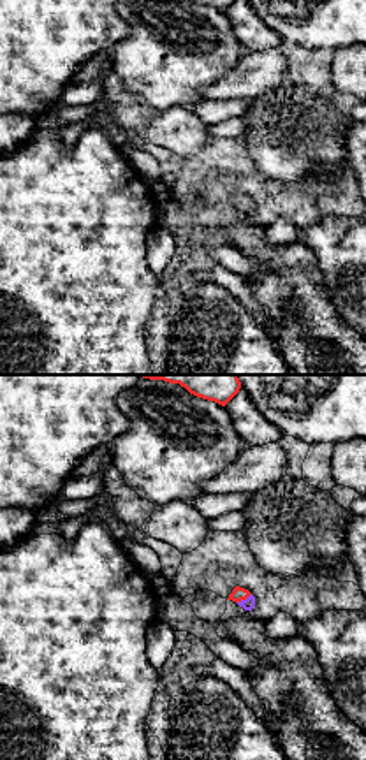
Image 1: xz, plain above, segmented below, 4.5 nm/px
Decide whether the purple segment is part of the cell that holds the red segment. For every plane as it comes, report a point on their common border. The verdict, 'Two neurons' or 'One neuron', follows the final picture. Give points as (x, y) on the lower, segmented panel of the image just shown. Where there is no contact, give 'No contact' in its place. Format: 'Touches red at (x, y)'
Touches red at (243, 599)

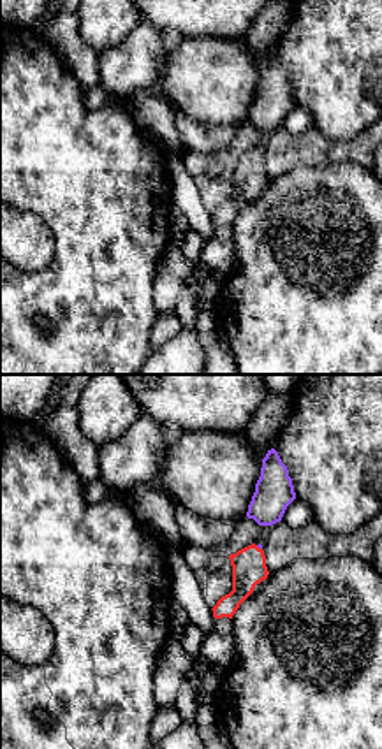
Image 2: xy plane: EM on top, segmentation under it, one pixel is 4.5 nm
Touches red at (257, 547)

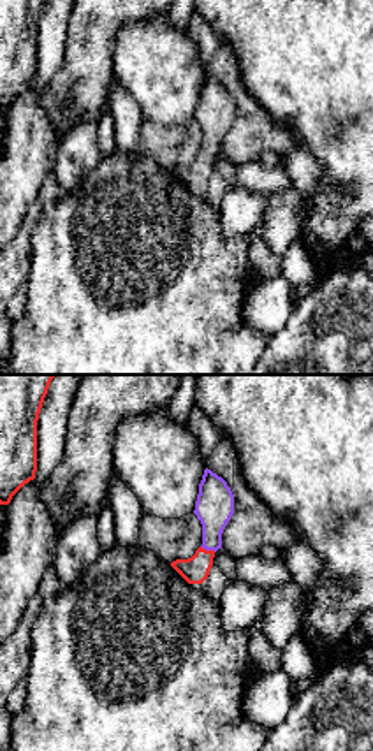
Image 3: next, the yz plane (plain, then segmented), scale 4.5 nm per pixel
Touches red at (208, 551)

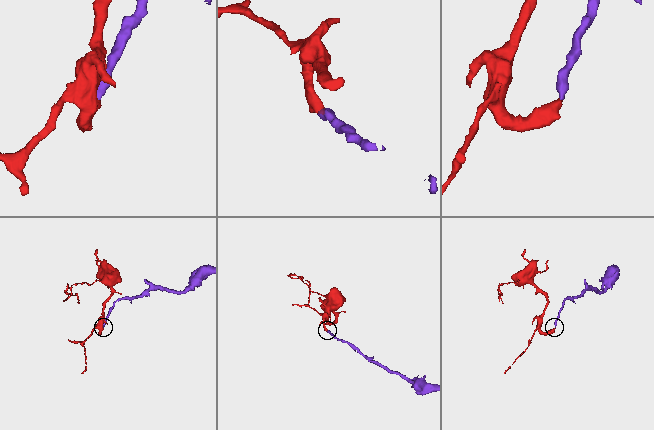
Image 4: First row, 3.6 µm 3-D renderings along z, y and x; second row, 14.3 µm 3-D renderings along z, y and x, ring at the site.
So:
One neuron

